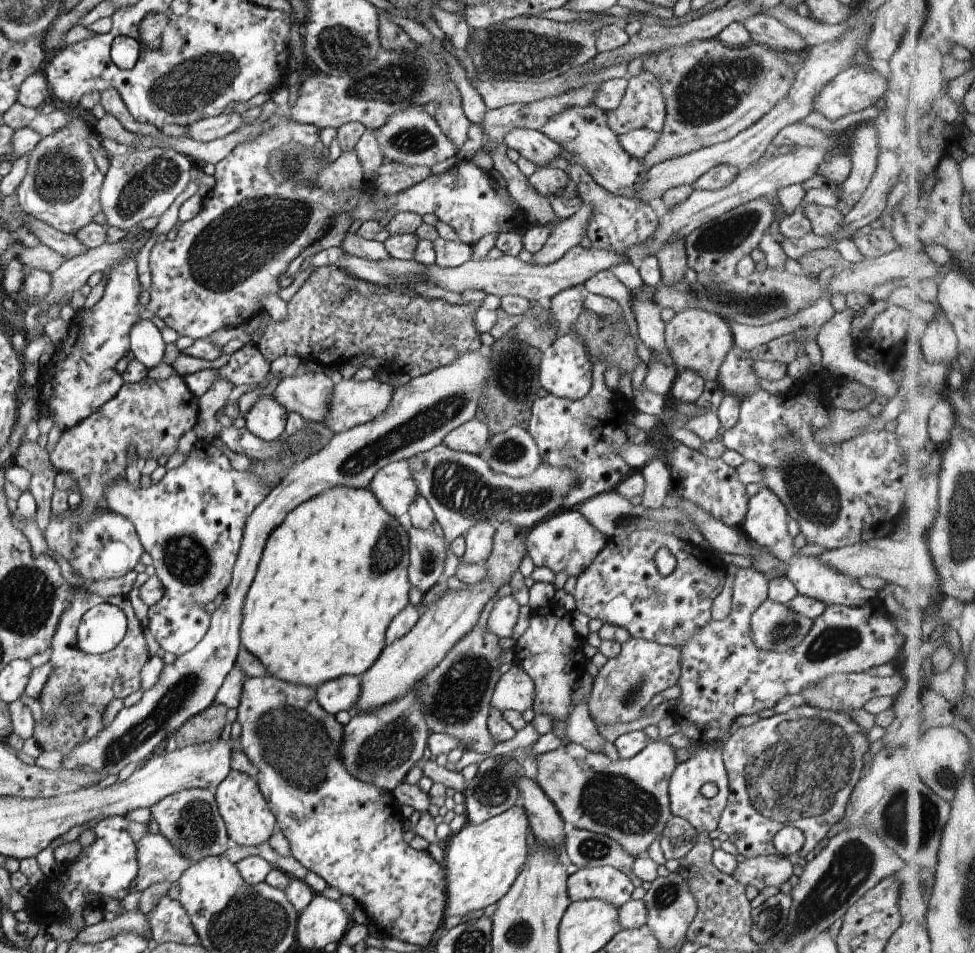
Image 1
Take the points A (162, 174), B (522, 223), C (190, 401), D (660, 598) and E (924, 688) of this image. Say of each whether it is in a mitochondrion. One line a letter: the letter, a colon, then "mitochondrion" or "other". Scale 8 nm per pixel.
A: mitochondrion
B: other
C: other
D: mitochondrion
E: other

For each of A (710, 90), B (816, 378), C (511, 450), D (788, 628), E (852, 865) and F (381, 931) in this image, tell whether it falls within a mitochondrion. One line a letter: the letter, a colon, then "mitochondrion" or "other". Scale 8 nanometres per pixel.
A: mitochondrion
B: other
C: mitochondrion
D: mitochondrion
E: mitochondrion
F: other

